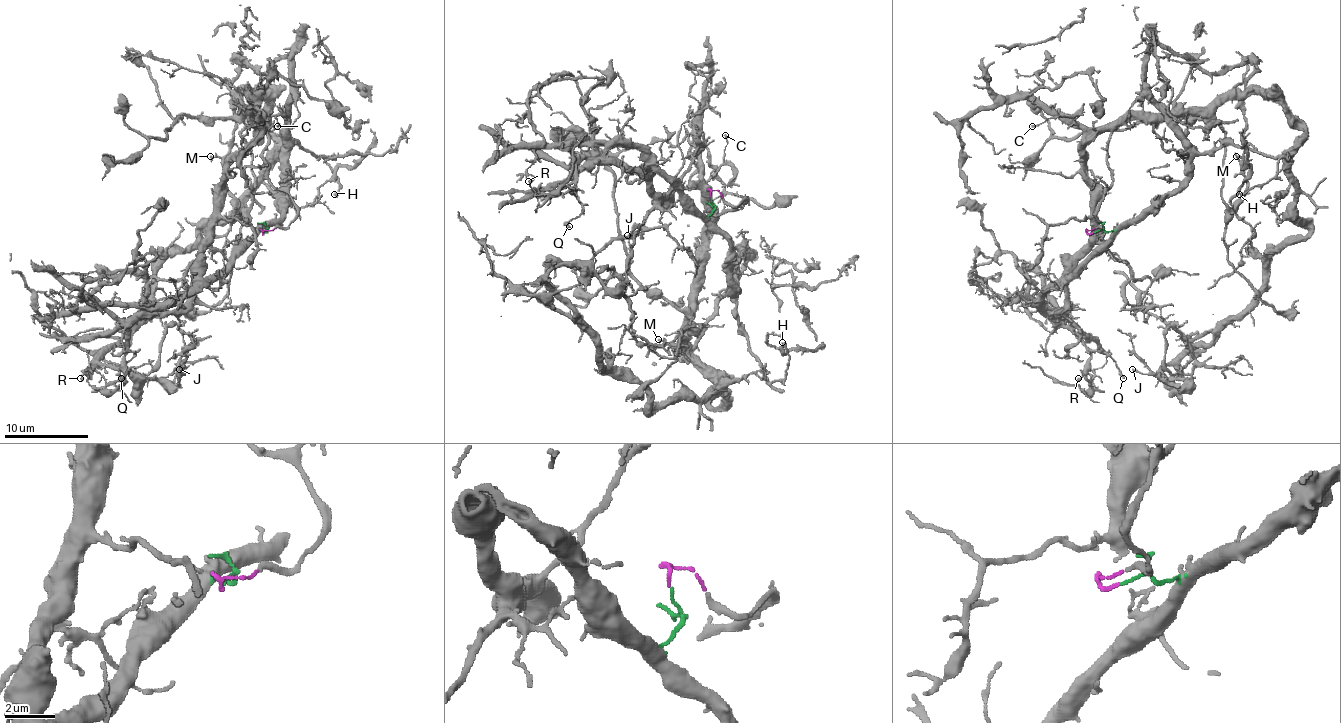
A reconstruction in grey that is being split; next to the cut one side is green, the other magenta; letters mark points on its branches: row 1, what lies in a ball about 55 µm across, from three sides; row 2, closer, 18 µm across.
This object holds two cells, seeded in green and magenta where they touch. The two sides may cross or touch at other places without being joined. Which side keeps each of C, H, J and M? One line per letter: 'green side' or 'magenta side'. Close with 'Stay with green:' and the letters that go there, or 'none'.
C: magenta side
H: green side
J: magenta side
M: green side
Stay with green: H, M

